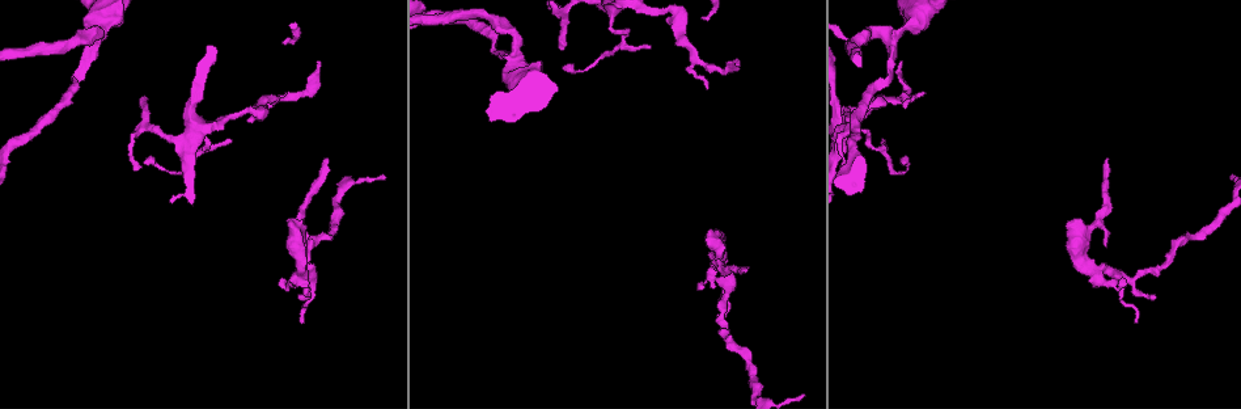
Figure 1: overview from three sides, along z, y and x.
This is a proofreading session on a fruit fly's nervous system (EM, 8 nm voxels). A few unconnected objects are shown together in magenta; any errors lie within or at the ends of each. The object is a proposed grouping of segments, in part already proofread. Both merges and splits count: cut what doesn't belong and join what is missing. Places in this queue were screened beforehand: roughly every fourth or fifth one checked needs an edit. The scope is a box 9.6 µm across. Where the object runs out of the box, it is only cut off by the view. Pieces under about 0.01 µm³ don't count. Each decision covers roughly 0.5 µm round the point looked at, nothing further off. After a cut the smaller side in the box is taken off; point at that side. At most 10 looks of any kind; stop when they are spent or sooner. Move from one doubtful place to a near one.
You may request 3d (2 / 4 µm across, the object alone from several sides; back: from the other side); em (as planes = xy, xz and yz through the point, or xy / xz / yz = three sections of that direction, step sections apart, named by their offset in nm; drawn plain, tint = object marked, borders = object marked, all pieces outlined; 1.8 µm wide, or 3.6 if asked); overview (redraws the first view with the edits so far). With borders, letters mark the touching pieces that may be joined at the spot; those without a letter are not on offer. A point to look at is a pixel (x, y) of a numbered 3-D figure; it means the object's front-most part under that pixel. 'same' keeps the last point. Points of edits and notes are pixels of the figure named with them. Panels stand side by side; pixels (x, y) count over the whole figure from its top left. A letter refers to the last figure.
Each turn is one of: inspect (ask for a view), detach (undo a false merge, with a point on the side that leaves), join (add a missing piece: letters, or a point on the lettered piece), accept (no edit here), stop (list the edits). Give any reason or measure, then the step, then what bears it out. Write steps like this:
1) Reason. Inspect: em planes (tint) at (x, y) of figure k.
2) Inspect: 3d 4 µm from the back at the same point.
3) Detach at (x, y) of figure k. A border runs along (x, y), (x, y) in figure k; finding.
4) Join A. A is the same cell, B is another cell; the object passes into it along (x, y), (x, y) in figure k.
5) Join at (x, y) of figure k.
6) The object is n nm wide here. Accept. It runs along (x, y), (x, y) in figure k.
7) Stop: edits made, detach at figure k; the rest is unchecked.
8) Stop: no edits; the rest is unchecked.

An open end. Inspect: em planes (borders) at (280, 282) of figure 1.

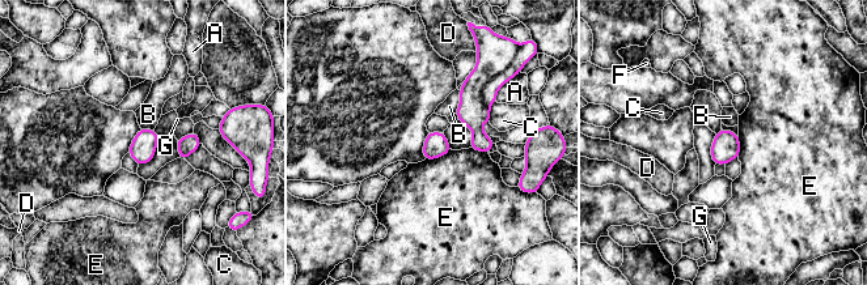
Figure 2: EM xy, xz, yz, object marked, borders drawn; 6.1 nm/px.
The object is 150 nm wide here. Accept. A, B, C, D, E, F and G are other cells; none of them fits.

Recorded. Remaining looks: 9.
Tapers out. Inspect: em xy step 8 (tint) at (325, 160) of figure 1.

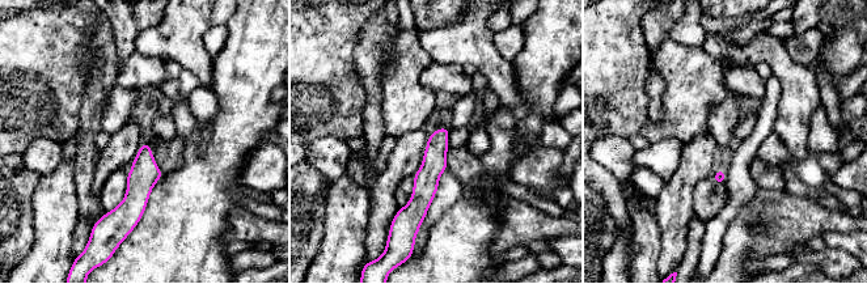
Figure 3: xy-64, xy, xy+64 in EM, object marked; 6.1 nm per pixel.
Cut it another way. Inspect: em yz step 8 (borders) at the same point.

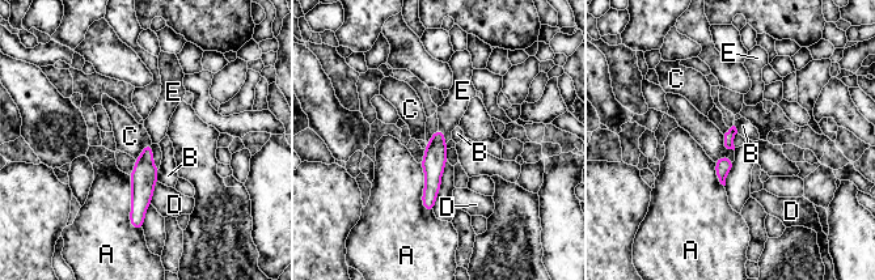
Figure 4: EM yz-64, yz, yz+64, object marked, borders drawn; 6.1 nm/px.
The longest contact is with A, 320 nm. Join E. E is the same cell, A, B, C and D are other cells; the object passes into it along (434, 161), (443, 135), (449, 114) in figure 4; it goes on there.

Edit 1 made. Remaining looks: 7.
Inspect: overview.

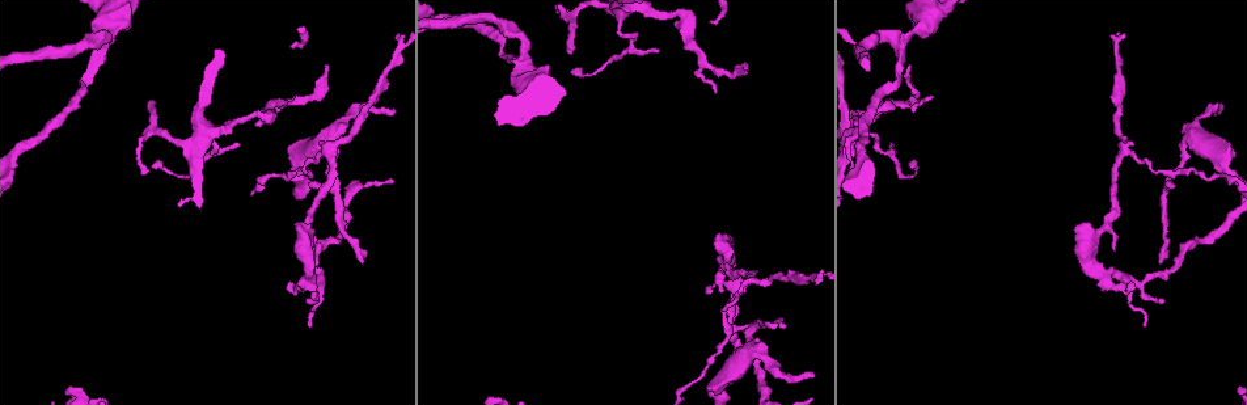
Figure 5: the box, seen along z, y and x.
Thin end. Inspect: 3d 4 µm at (570, 53) of figure 5.

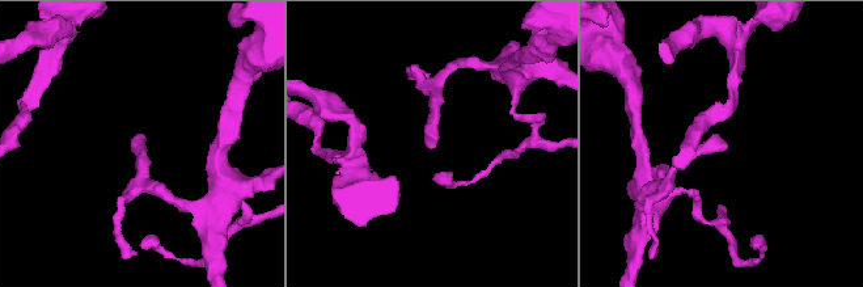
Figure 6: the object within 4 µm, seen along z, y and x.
Now the EM. Inspect: em planes (borders) at (727, 146) of figure 6.

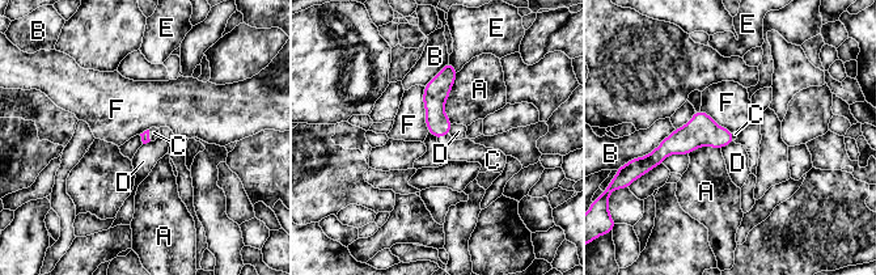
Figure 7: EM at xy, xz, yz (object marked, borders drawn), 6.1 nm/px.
The longest contact is with A, 320 nm. Join C. C is the same cell, A, B, D, E and F are other cells; the object passes into it along (435, 96), (443, 135), (465, 149) in figure 7; the cell continues.

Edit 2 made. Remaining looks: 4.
Three arms meet. Inspect: em planes (plain) at (521, 62) of figure 5.

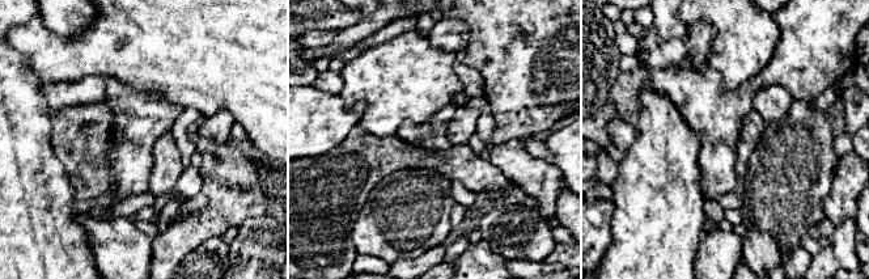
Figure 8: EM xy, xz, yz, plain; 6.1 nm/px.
What lies round it. Inspect: em planes (borders) at the same point.

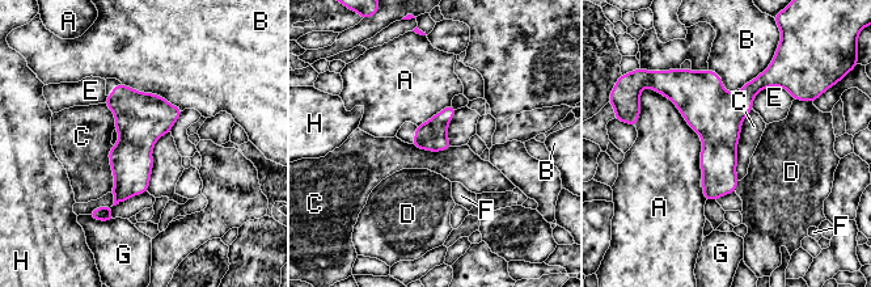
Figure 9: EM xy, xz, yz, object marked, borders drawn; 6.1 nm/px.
Accept. A, B, C, D, E, F, G and H are other cells; a border runs along (752, 109), (738, 143), (738, 180) in figure 9; continuous, no second cell.

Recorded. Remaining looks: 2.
Stop: edits made, join at figure 4, join at figure 7; the rest is unchecked.

